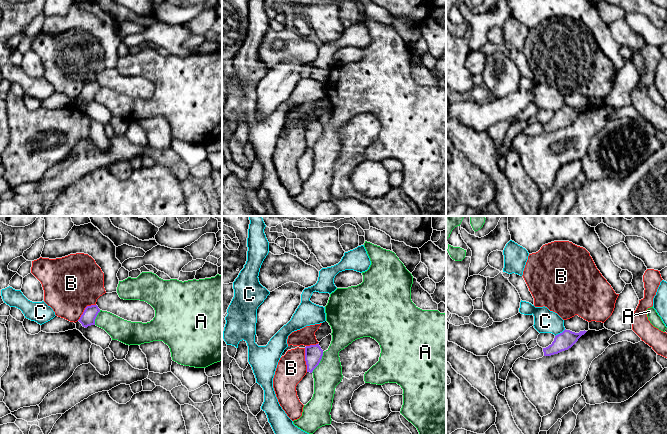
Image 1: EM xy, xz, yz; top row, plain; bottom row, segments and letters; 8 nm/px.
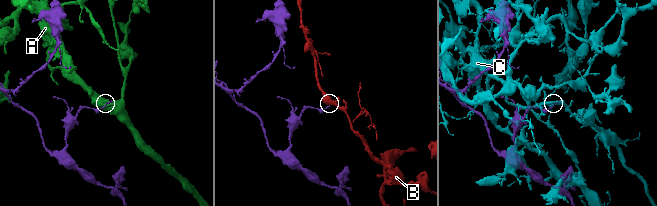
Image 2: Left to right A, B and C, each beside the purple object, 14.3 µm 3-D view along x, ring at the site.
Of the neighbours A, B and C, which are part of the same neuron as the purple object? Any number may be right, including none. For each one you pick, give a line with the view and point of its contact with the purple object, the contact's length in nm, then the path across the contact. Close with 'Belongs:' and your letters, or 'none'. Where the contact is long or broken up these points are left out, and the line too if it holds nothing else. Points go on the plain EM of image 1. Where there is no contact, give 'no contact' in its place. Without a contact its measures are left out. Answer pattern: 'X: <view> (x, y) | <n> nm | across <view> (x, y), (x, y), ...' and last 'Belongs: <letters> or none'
Belongs: none

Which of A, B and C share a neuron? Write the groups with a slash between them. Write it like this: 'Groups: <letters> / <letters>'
Groups: A / B / C

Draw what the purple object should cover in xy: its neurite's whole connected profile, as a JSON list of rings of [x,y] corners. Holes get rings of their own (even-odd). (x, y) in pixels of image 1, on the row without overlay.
[[[97,81],[87,82],[78,97],[85,104],[91,101],[95,101],[95,95],[99,88],[100,85],[98,84]]]

